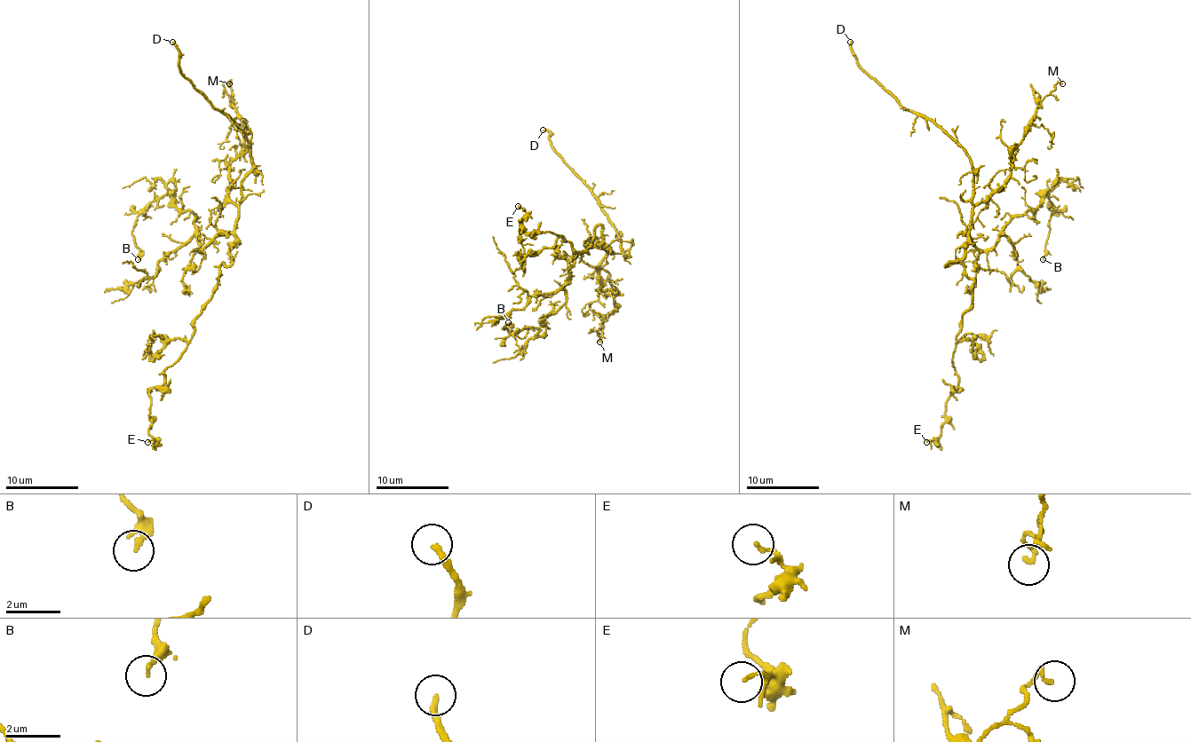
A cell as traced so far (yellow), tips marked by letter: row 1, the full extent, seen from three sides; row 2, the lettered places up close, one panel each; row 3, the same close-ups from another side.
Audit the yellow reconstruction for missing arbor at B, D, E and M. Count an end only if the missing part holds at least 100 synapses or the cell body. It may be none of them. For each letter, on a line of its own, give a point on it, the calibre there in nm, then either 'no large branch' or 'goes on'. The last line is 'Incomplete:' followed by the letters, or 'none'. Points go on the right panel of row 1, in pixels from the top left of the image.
B: place (1043, 259); calibre 200 nm; no large branch
D: place (850, 42); calibre 240 nm; goes on
E: place (926, 442); calibre 120 nm; no large branch
M: place (1062, 83); calibre 170 nm; no large branch
Incomplete: D

